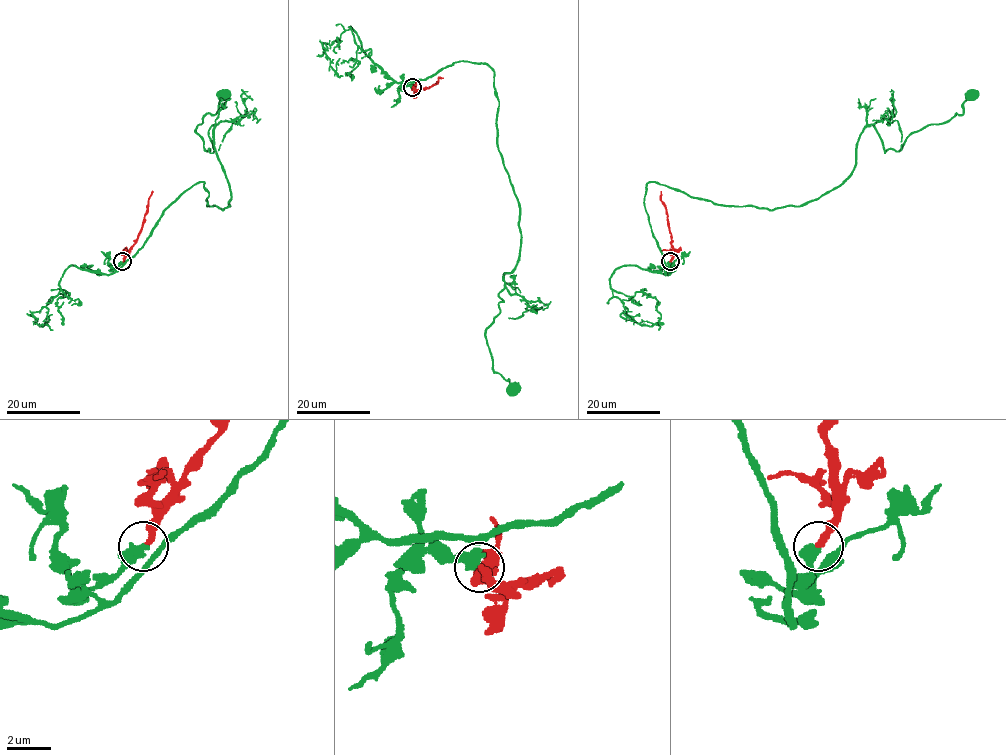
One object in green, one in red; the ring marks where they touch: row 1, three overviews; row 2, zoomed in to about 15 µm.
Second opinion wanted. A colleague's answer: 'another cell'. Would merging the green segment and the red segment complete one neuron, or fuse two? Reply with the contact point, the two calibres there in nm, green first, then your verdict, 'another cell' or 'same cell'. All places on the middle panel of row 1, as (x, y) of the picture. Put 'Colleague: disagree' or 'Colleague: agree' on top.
Colleague: agree
place (412, 87); calibres 480 and 260 nm; another cell

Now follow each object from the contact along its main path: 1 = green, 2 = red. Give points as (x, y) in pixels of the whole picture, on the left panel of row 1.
1: (122, 261), (194, 185), (204, 182), (207, 205), (229, 205), (214, 126), (210, 152), (195, 129), (224, 95)
2: (122, 261), (141, 227), (152, 191)

